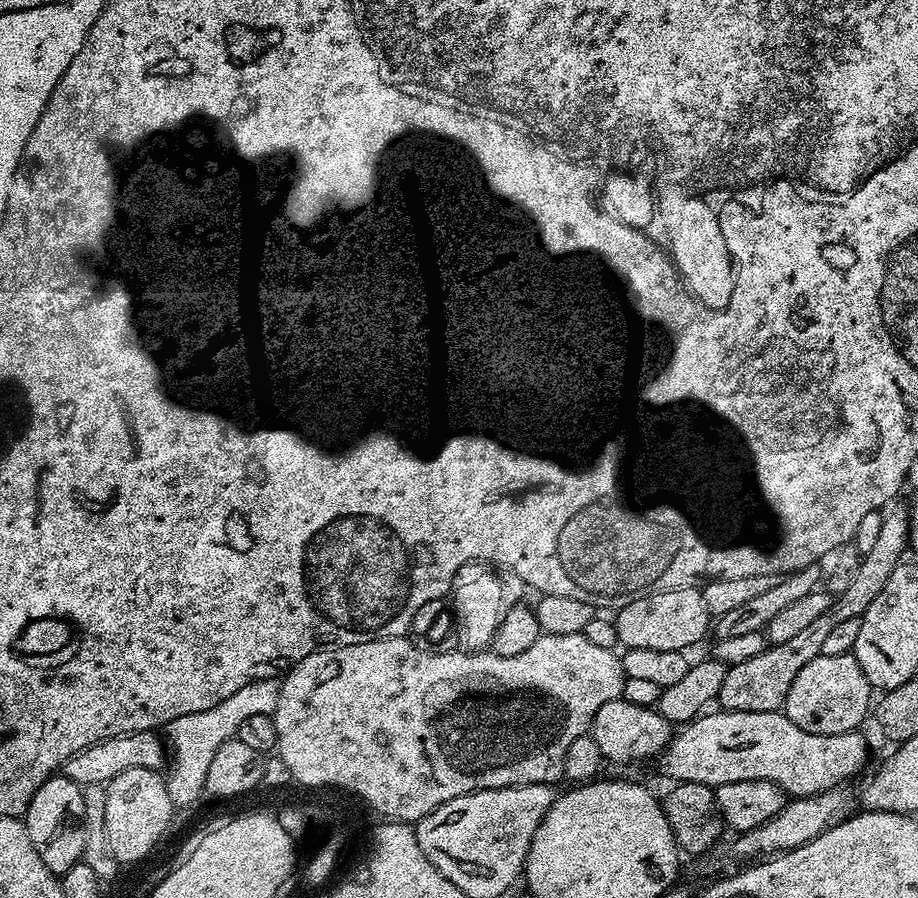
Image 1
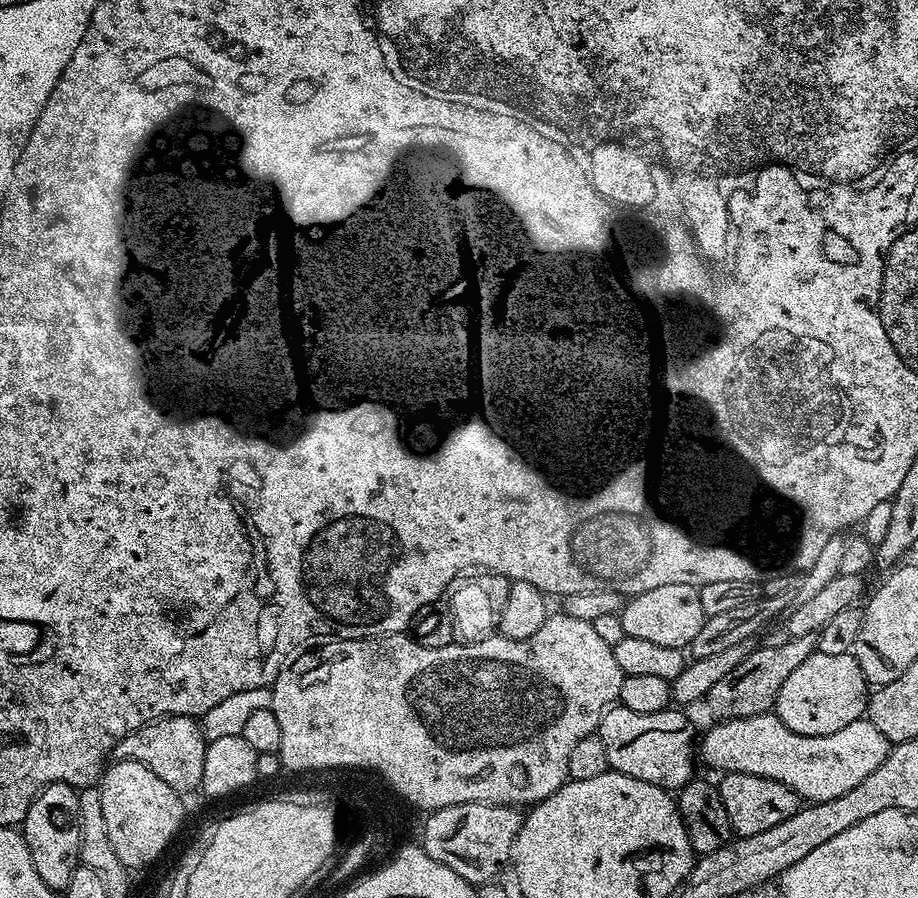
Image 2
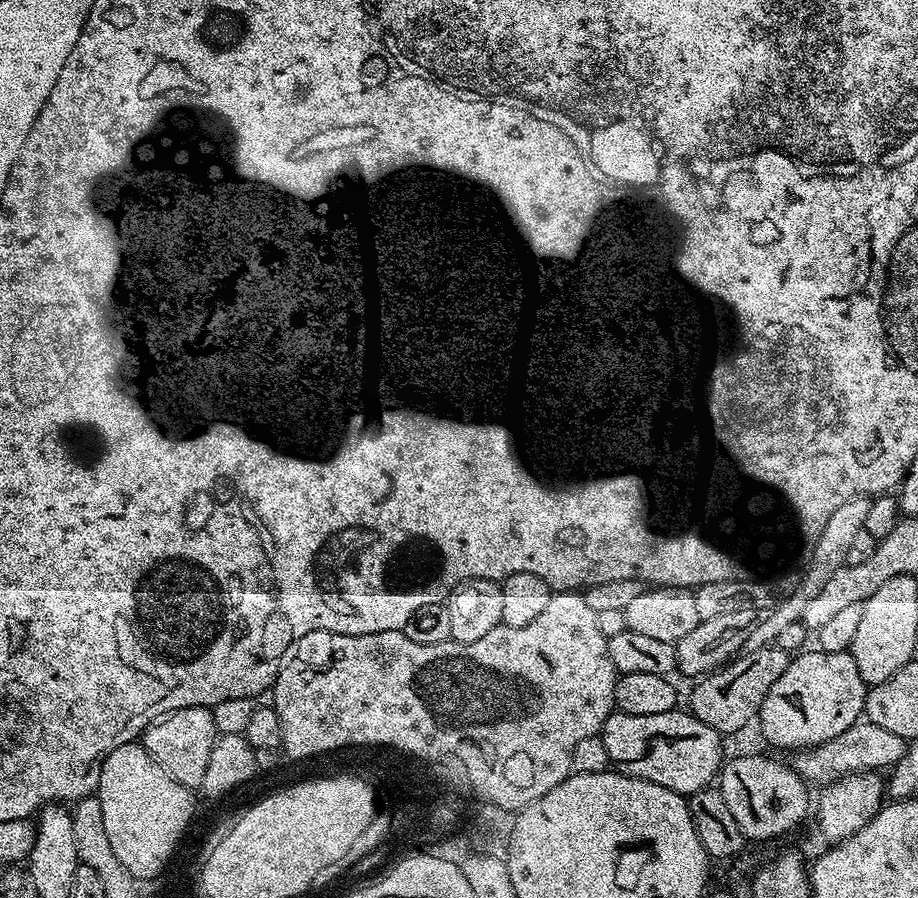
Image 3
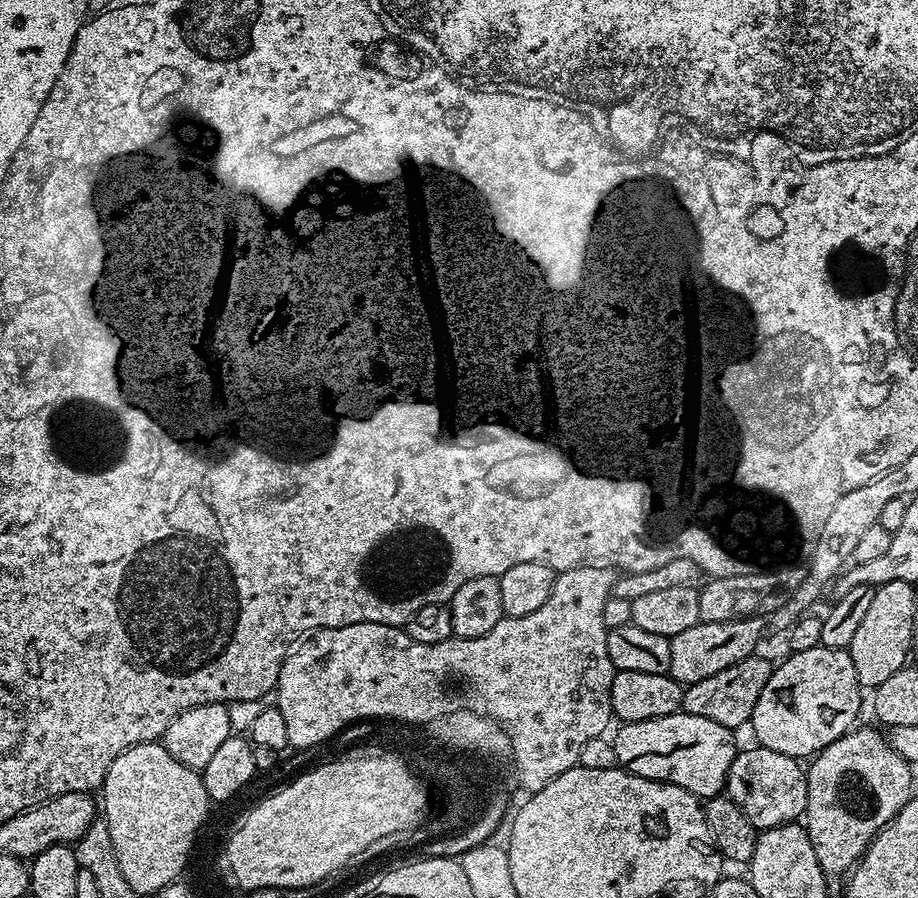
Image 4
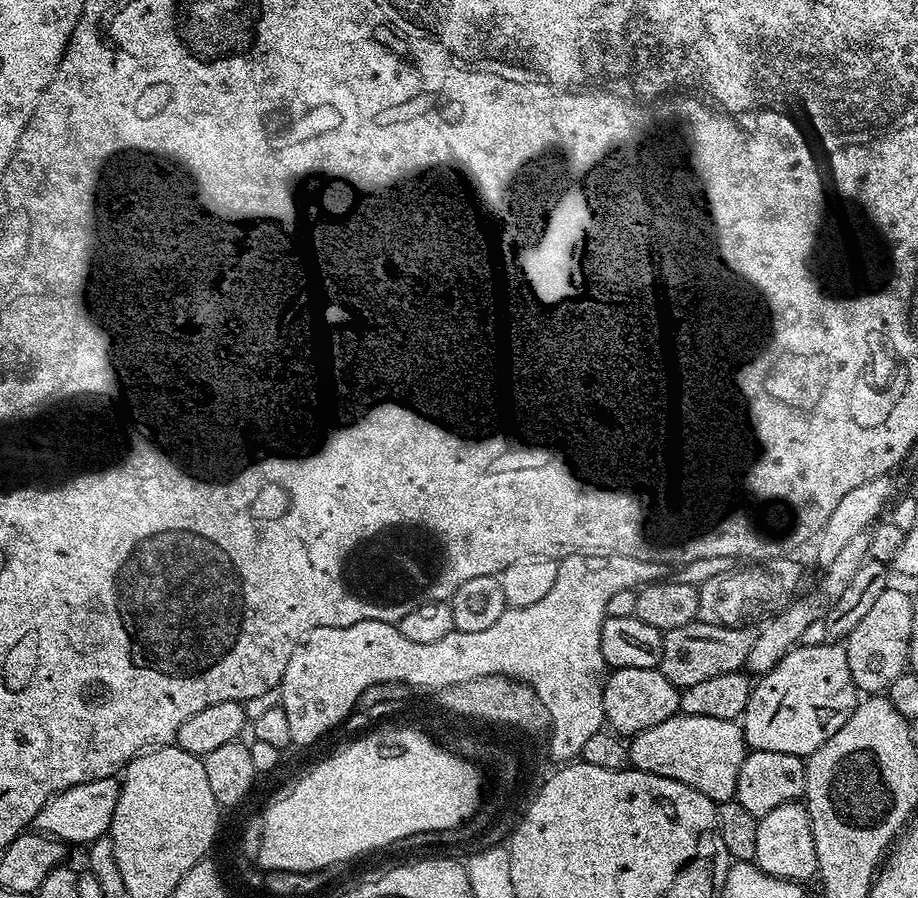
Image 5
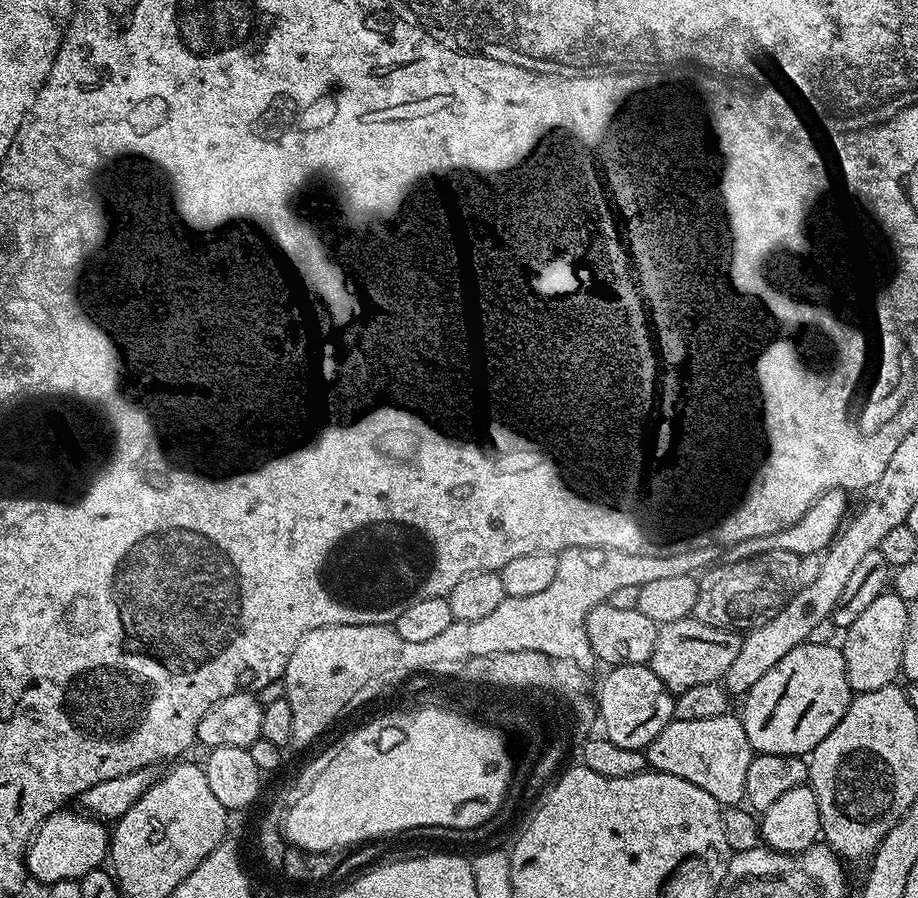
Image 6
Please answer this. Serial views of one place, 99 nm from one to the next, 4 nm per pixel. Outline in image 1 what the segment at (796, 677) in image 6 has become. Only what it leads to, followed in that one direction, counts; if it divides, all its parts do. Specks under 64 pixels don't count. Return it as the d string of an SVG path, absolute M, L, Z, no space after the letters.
M818 655L806 662L802 670L798 670L798 678L794 678L790 694L786 694L782 711L790 718L790 722L794 722L794 726L802 726L802 730L810 734L854 732L861 727L860 723L867 716L869 719L874 704L872 695L874 689L866 674L862 674L862 666L858 666L855 655Z

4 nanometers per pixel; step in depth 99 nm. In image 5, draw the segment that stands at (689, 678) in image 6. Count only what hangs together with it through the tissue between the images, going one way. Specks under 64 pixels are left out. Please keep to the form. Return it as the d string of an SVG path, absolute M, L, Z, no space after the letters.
M699 622L678 626L664 633L660 672L675 688L683 690L697 682L706 682L706 678L718 678L718 674L741 671L750 658L756 634L757 629L752 626L727 628Z

